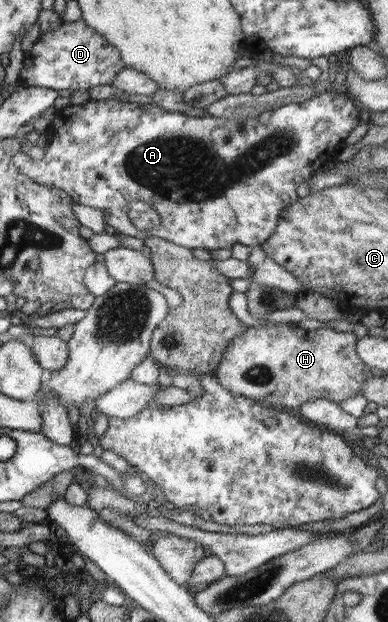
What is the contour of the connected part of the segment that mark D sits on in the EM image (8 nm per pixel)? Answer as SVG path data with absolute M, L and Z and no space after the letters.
M82 19L75 22L63 21L56 32L41 34L34 42L33 50L27 53L25 69L19 76L22 86L53 88L71 91L88 90L102 84L111 84L113 78L125 67L120 52Z

